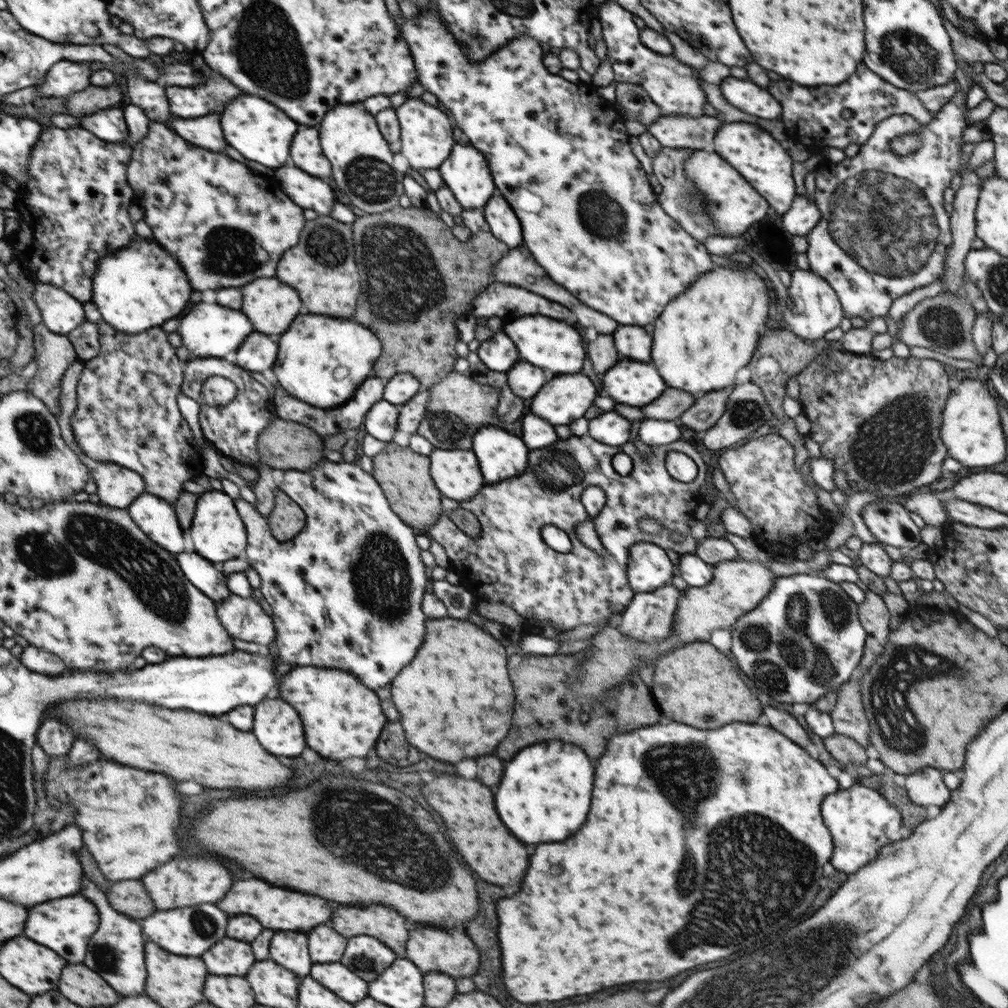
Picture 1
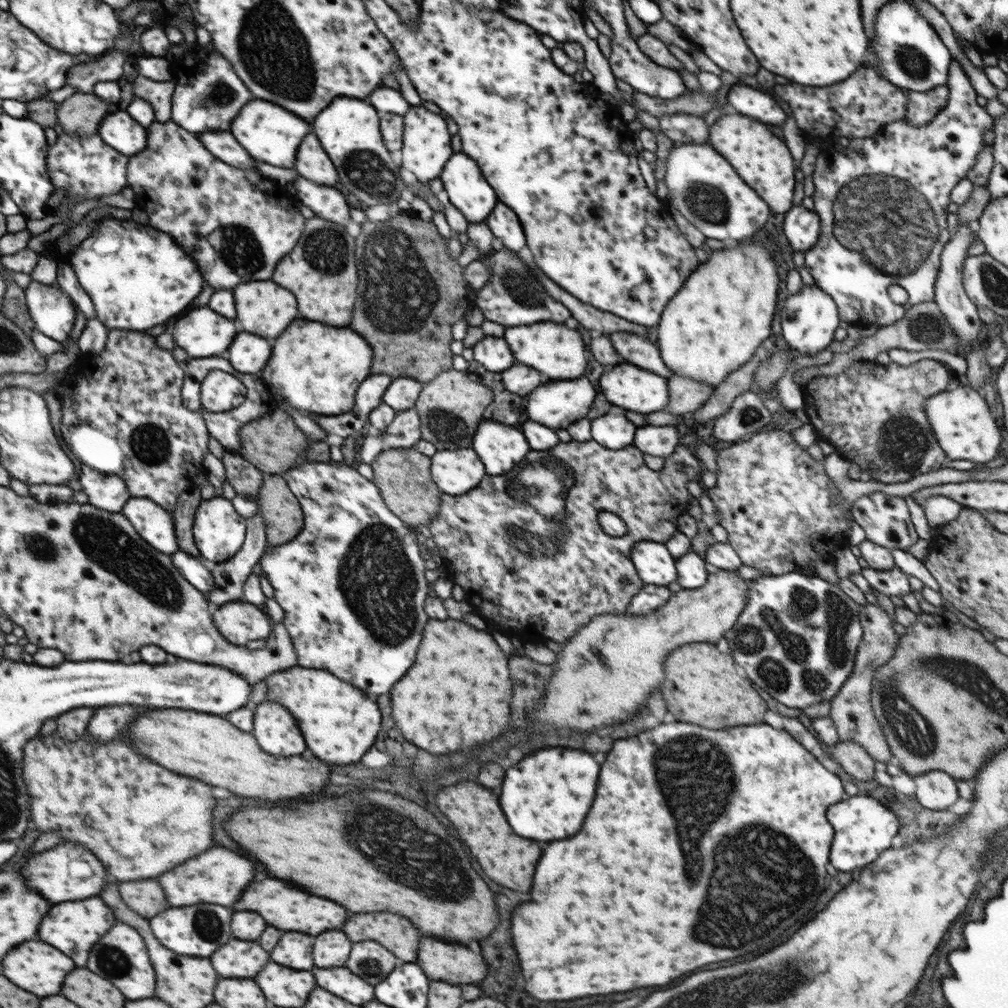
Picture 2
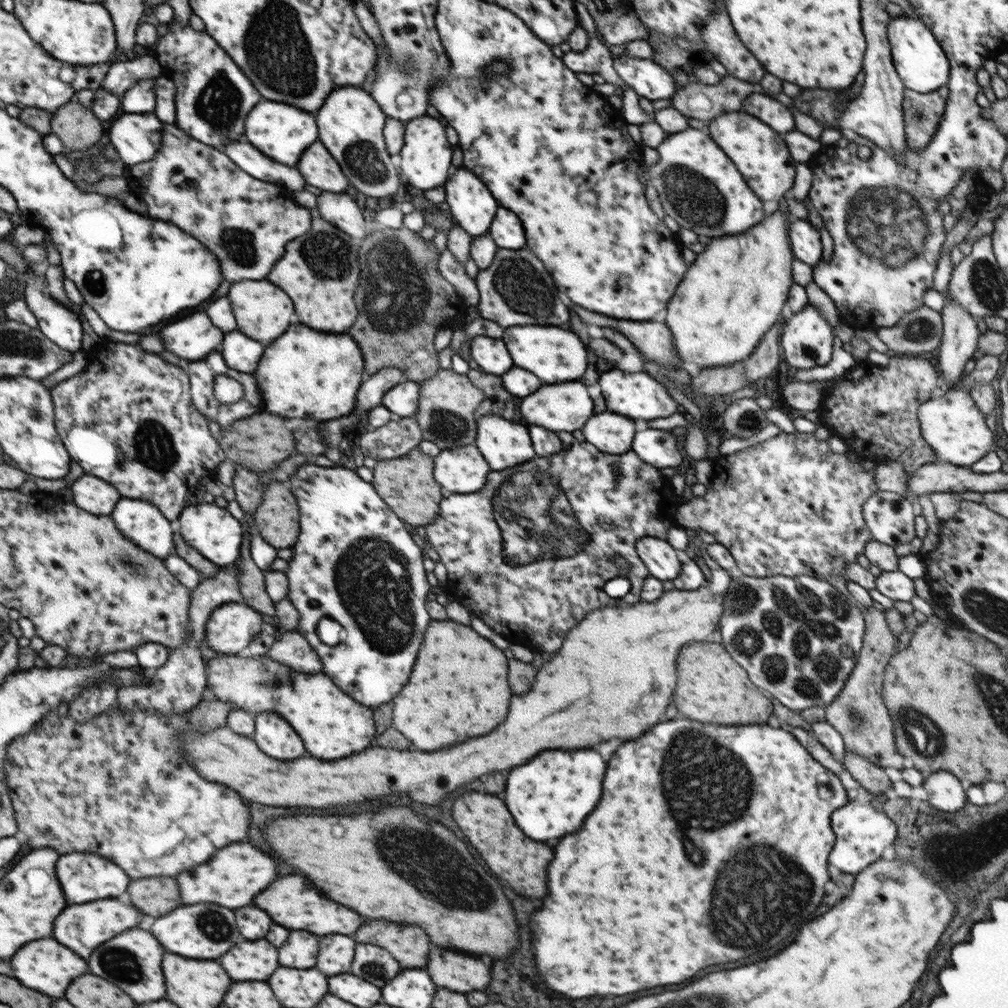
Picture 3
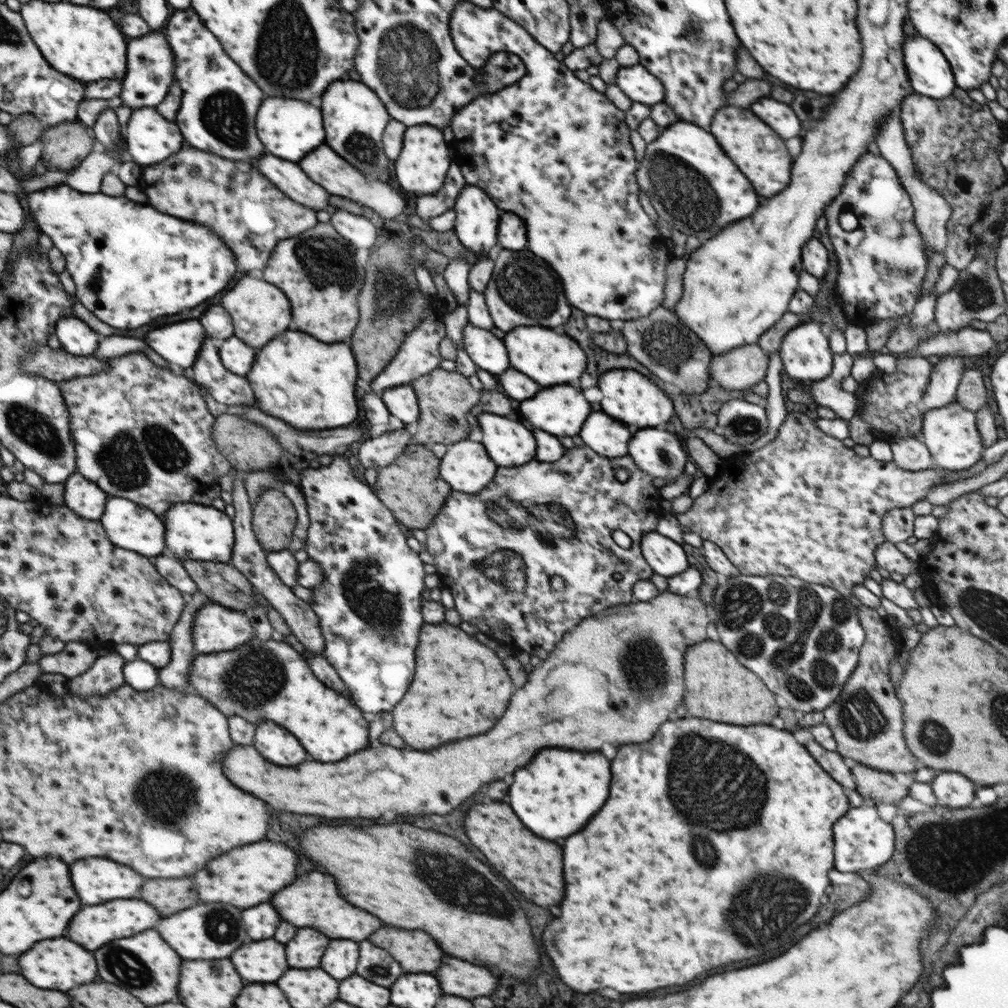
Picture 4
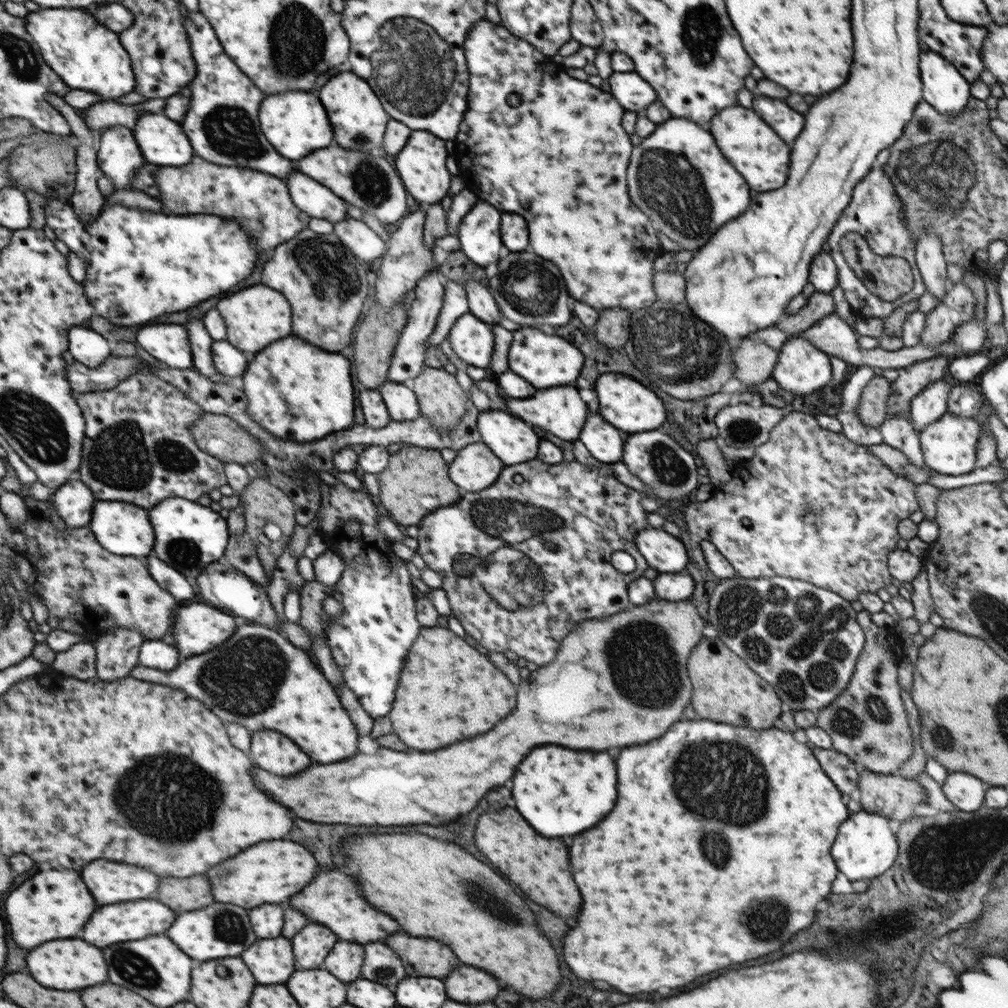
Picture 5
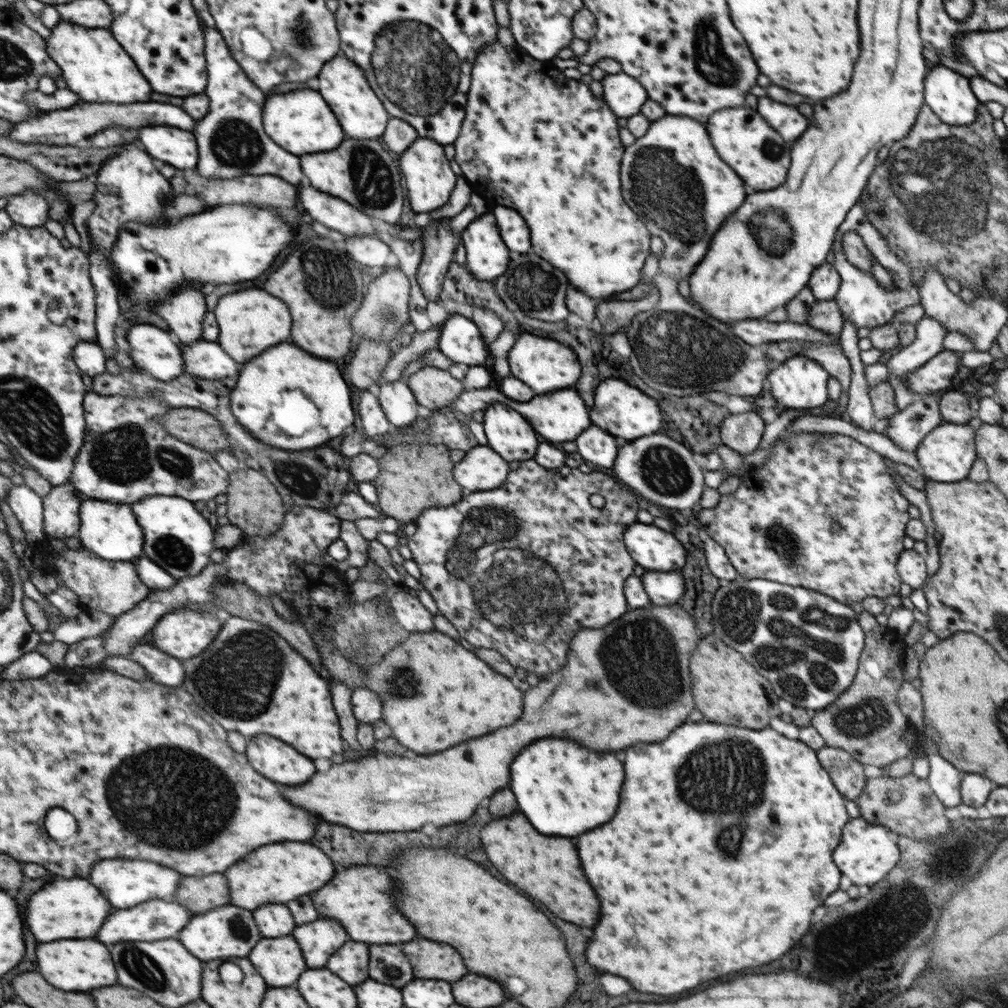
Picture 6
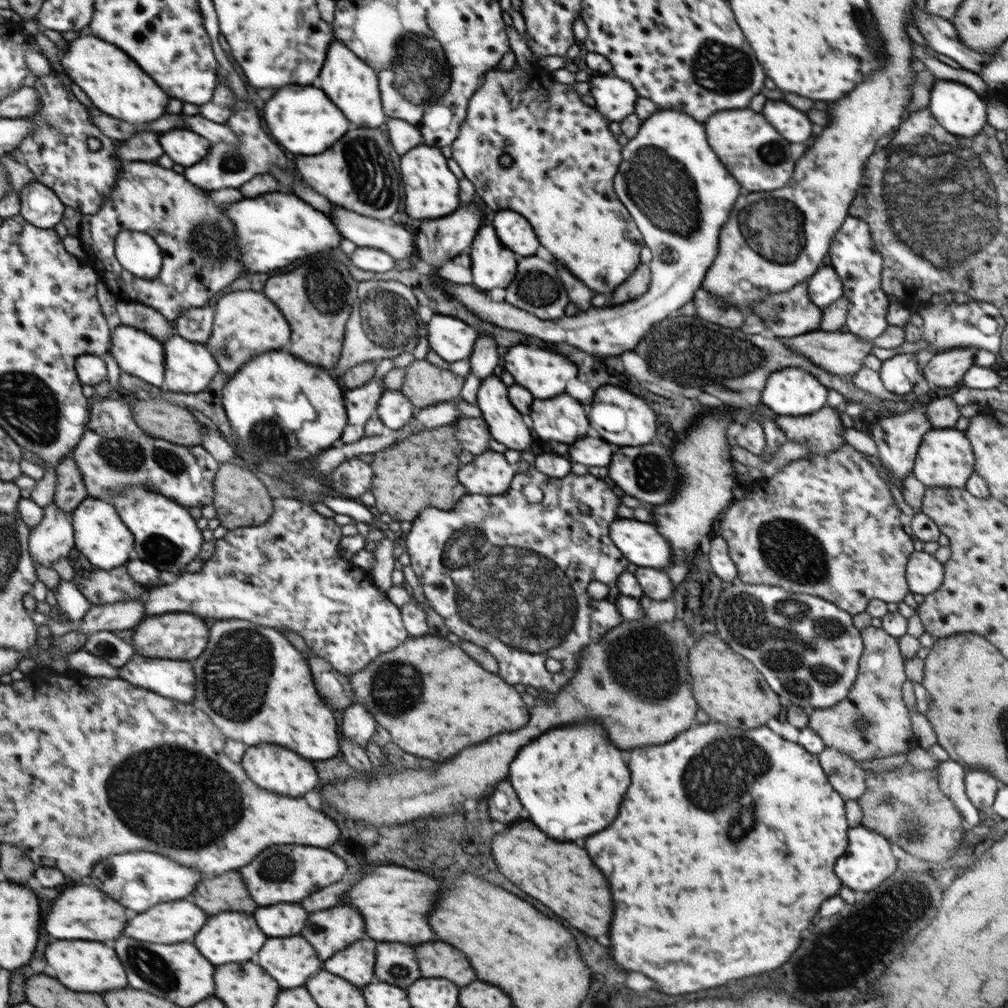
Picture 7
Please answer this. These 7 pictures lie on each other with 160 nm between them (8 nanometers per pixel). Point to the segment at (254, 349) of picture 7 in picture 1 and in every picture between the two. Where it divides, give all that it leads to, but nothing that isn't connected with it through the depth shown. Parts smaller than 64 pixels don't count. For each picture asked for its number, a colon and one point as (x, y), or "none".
1: (271, 305)
2: (264, 308)
3: (263, 311)
4: (260, 311)
5: (255, 317)
6: (251, 321)

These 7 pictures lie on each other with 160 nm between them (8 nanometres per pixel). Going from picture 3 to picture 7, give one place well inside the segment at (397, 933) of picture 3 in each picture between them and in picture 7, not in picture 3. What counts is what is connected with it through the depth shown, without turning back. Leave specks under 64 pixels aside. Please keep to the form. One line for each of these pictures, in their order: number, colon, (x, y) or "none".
4: (416, 951)
5: (423, 957)
6: (440, 961)
7: (437, 959)

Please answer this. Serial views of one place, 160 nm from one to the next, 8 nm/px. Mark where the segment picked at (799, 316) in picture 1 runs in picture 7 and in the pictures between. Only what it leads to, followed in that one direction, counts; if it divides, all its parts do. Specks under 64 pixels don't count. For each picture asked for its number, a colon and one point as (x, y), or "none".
2: (809, 319)
3: (807, 339)
4: (805, 353)
5: (801, 369)
6: (798, 383)
7: (791, 391)

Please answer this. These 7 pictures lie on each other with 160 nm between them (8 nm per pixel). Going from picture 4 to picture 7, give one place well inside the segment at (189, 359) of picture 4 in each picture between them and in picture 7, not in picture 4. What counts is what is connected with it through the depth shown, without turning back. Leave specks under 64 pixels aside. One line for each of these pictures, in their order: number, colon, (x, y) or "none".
5: (168, 343)
6: (155, 350)
7: (141, 354)

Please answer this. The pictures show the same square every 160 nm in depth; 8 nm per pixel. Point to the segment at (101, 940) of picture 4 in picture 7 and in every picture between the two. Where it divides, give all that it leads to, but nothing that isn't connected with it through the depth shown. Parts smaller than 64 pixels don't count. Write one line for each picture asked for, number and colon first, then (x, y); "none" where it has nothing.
5: (120, 922)
6: (159, 920)
7: (173, 922)

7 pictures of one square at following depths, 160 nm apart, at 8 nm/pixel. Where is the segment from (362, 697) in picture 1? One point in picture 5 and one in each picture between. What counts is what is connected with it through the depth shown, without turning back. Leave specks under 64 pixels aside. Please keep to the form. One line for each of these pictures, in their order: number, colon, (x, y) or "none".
2: (340, 724)
3: (332, 725)
4: (262, 680)
5: (232, 679)

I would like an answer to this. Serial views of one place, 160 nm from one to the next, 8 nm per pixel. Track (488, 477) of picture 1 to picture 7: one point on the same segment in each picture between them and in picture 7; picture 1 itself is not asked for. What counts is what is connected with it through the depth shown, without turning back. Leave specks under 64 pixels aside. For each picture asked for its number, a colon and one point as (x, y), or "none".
2: (500, 447)
3: (503, 444)
4: (508, 443)
5: (510, 439)
6: (508, 433)
7: (506, 425)

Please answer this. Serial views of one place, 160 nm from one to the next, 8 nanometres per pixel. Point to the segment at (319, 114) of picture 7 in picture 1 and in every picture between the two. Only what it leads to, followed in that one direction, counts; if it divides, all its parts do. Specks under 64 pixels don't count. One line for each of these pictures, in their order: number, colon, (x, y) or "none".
1: (257, 129)
2: (271, 134)
3: (283, 132)
4: (292, 128)
5: (296, 123)
6: (300, 121)

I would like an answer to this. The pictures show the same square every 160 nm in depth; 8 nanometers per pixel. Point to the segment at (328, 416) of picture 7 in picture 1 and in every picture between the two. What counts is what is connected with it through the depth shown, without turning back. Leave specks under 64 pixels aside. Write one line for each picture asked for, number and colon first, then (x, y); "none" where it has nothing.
1: (322, 361)
2: (315, 368)
3: (304, 374)
4: (310, 385)
5: (296, 392)
6: (256, 401)

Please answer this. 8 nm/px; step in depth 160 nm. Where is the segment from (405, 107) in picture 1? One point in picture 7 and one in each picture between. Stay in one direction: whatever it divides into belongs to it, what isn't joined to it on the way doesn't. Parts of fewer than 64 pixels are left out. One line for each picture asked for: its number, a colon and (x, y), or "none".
2: (426, 148)
3: (426, 155)
4: (421, 167)
5: (421, 164)
6: (429, 179)
7: (431, 191)

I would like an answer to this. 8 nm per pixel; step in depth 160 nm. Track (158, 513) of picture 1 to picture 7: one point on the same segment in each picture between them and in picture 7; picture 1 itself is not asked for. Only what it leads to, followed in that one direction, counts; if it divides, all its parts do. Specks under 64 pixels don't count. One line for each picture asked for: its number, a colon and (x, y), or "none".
2: (153, 523)
3: (139, 520)
4: (132, 526)
5: (124, 529)
6: (110, 530)
7: (101, 536)

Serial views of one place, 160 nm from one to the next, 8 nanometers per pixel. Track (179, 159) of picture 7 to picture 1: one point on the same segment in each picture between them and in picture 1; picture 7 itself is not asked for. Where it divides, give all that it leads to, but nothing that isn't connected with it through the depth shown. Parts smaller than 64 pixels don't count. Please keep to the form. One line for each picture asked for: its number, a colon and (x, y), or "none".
1: (109, 124)
2: (127, 135)
3: (138, 138)
4: (150, 139)
5: (162, 141)
6: (177, 147)

